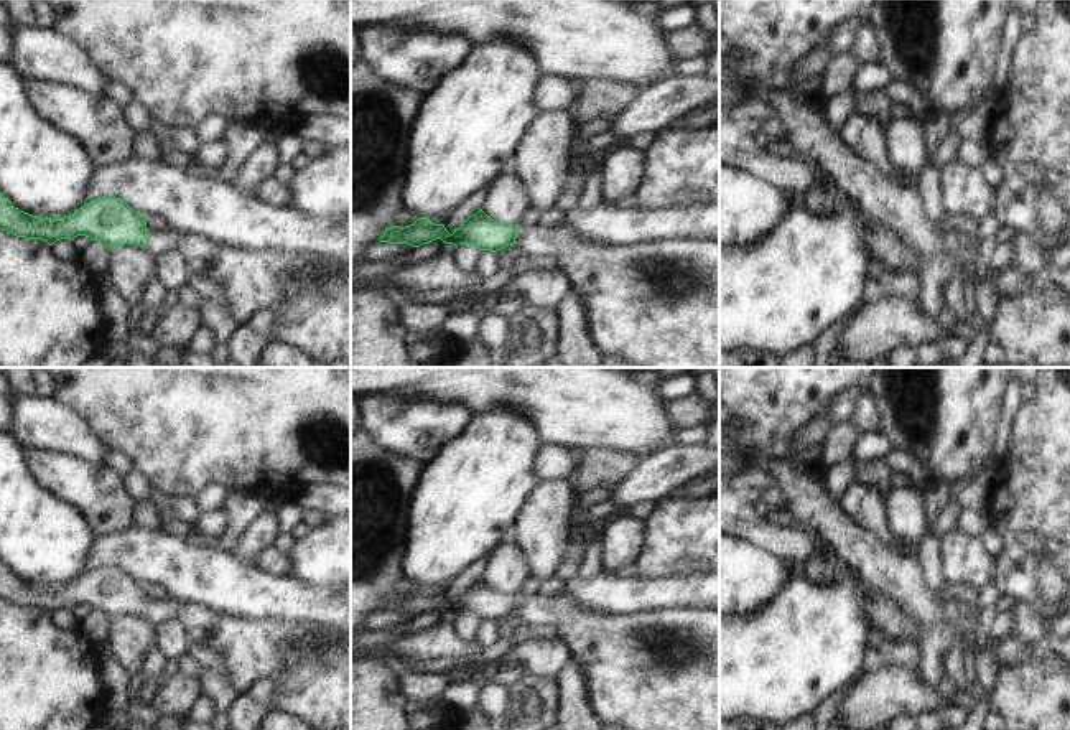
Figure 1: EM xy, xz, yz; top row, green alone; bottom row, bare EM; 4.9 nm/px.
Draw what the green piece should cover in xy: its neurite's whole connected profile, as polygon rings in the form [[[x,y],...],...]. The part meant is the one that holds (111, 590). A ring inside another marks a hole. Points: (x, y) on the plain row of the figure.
[[[0,562],[0,600],[7,600],[16,606],[41,608],[49,615],[61,608],[72,610],[77,605],[91,606],[92,610],[99,610],[110,618],[135,613],[145,616],[153,626],[158,626],[166,618],[176,618],[186,631],[189,646],[204,646],[221,654],[226,671],[222,677],[239,697],[245,695],[255,679],[273,679],[277,671],[277,644],[286,634],[305,633],[305,629],[298,629],[291,623],[277,621],[267,625],[245,621],[214,613],[204,606],[181,603],[170,598],[161,598],[150,603],[147,598],[147,585],[138,583],[123,569],[115,565],[92,569],[82,577],[76,578],[74,583],[53,588],[20,580]]]

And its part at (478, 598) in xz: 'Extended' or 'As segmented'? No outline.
Extended.

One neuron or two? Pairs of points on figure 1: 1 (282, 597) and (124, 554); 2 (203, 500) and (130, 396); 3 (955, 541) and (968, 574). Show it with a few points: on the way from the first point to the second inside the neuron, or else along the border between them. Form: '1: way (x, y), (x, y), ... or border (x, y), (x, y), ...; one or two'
1: way (242, 592), (163, 561); one
2: border (226, 491), (214, 485), (204, 485), (191, 498); two
3: way (958, 549), (968, 566); one

